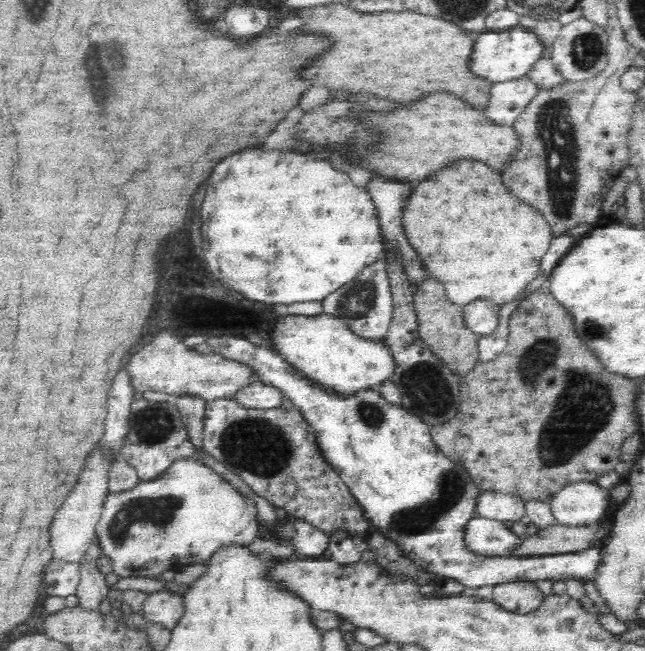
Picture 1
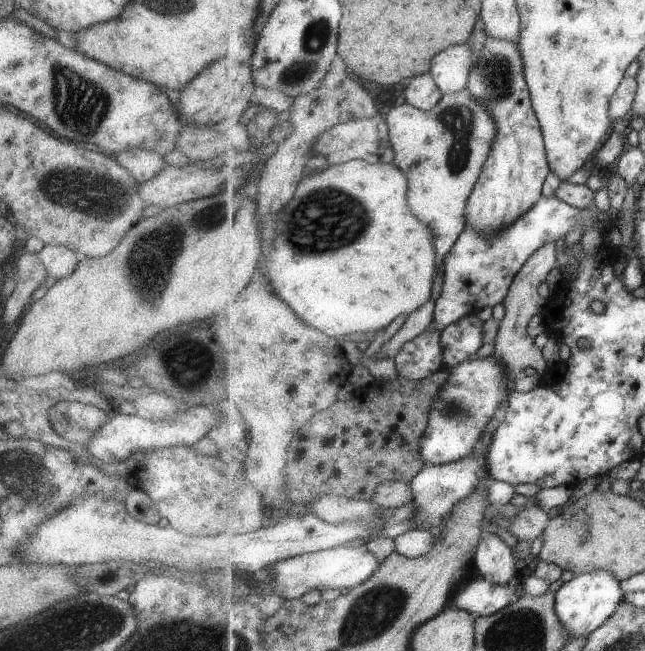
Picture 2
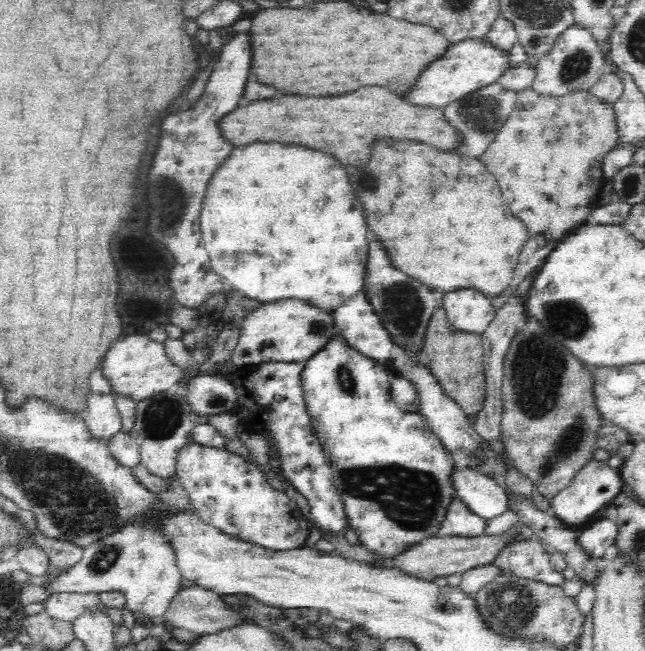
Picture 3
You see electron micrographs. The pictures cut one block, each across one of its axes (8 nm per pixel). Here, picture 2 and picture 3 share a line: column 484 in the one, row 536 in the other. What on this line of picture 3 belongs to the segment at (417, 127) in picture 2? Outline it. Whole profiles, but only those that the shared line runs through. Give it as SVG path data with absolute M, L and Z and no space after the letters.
M178 475L166 479L166 488L153 494L151 507L145 515L122 523L114 532L91 542L84 548L82 560L66 574L54 578L44 587L52 592L102 593L122 592L126 595L126 608L135 615L162 616L173 596L181 589L181 572L176 561L172 539L162 531L162 516L176 516L189 512L197 516L196 509L183 488Z

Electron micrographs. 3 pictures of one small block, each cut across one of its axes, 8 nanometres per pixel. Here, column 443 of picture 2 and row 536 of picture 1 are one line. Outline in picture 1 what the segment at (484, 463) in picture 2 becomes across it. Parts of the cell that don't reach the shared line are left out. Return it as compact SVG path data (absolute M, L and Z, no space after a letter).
M475 514L465 526L465 543L470 552L482 557L510 557L524 540L498 520Z

